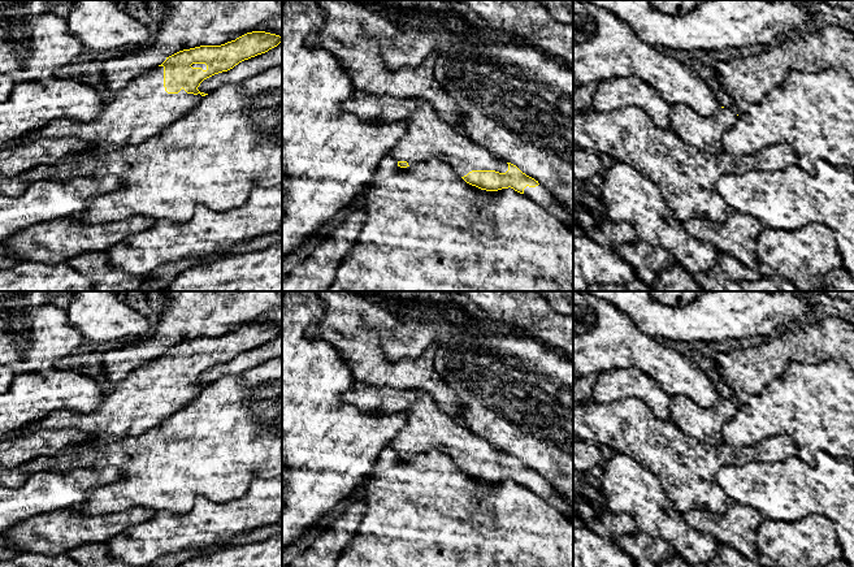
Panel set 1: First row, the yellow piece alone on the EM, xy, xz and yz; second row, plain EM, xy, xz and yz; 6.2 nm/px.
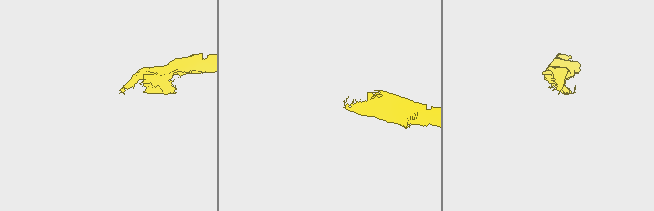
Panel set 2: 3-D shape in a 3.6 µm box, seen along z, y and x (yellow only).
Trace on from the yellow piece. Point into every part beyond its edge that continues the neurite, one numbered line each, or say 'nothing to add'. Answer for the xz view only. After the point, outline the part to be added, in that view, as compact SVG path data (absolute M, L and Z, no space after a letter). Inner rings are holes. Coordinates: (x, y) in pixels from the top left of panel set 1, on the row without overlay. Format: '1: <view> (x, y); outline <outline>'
1: xz (428, 428); outline M356 381L342 399L363 412L404 412L407 420L389 447L396 453L407 453L409 458L426 451L441 451L459 468L472 462L508 462L506 453L497 450L485 437L448 416L422 390Z
2: xz (541, 487); outline M538 476L536 479L526 477L524 480L524 485L539 495L543 501L551 503L573 523L573 507L551 482L542 476Z

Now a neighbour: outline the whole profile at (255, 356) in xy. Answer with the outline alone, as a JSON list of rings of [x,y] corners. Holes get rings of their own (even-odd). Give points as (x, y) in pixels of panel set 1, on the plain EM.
[[[282,333],[265,345],[244,351],[227,363],[204,371],[198,381],[209,385],[226,375],[239,375],[276,358],[282,358]]]

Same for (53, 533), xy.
[[[143,506],[117,514],[86,514],[78,508],[62,508],[29,518],[1,537],[8,538],[19,553],[61,555],[84,544],[107,544],[116,534],[149,520],[155,512]]]

